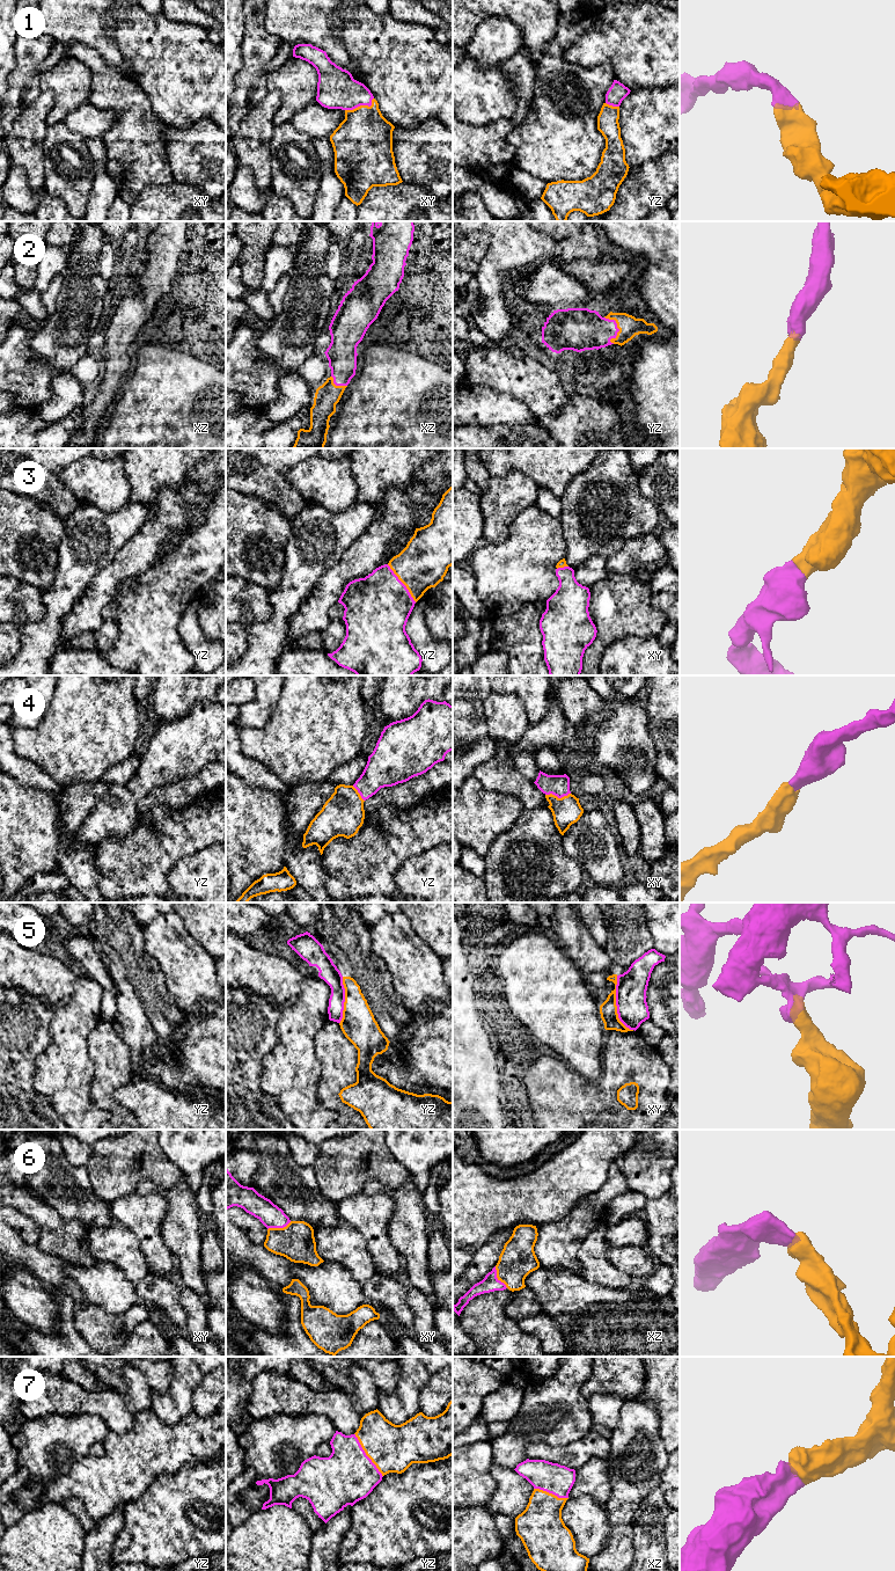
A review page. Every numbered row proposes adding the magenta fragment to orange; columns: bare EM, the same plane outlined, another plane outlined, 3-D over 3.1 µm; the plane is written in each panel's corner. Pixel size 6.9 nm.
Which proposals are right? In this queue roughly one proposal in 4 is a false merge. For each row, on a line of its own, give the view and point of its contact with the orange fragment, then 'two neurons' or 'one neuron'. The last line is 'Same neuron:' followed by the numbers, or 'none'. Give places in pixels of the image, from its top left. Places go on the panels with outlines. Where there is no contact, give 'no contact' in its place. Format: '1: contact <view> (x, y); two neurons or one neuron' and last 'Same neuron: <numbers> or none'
1: contact xy (361, 106); one neuron
2: contact yz (617, 327); one neuron
3: contact yz (402, 582); one neuron
4: contact xy (557, 797); one neuron
5: contact xy (615, 1005); two neurons
6: contact xz (497, 1277); one neuron
7: contact yz (366, 1454); one neuron
Same neuron: 1, 2, 3, 4, 6, 7

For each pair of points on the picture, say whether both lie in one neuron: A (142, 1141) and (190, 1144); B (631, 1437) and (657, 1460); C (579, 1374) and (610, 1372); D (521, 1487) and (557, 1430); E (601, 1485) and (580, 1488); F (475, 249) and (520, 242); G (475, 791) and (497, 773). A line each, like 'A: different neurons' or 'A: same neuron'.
A: different neurons
B: same neuron
C: different neurons
D: different neurons
E: same neuron
F: different neurons
G: different neurons

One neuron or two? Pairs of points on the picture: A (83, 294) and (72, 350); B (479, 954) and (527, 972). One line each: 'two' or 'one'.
A: one
B: two

